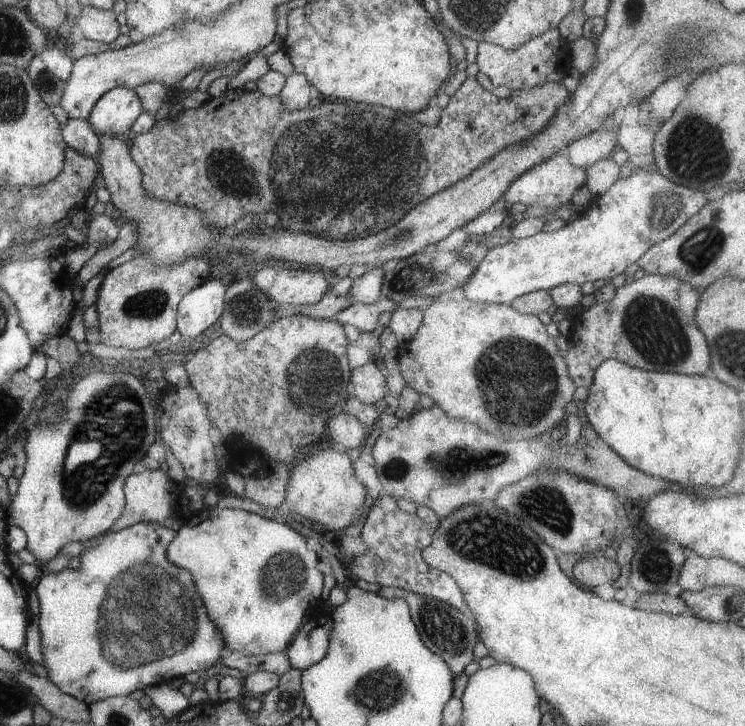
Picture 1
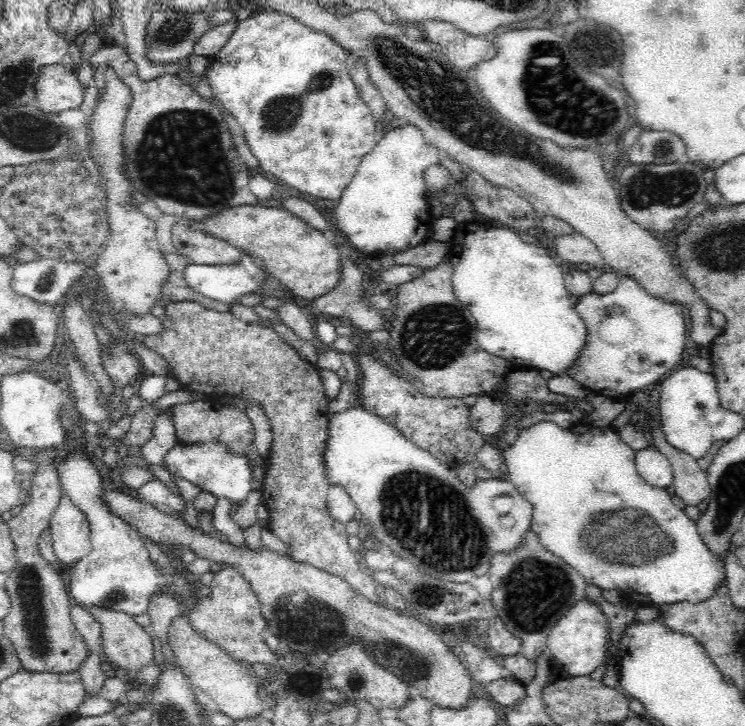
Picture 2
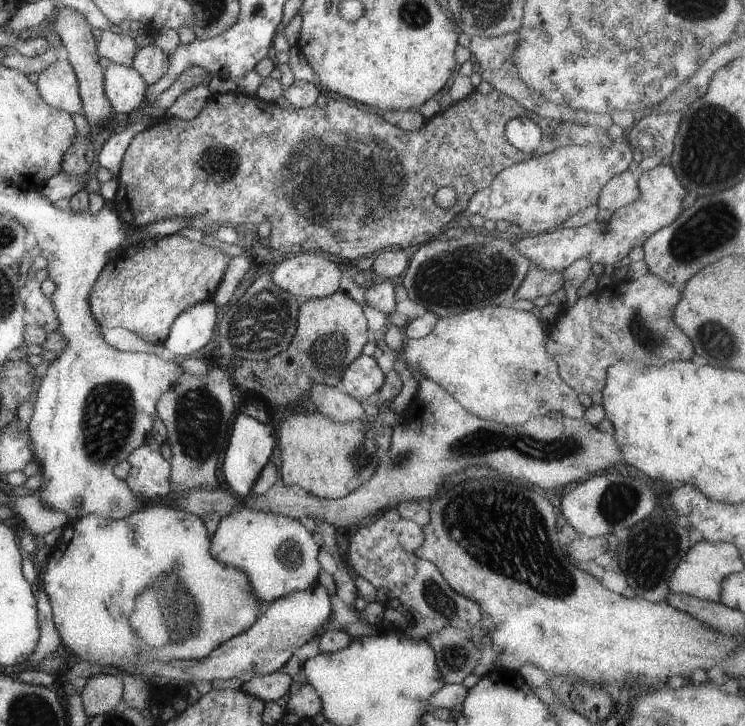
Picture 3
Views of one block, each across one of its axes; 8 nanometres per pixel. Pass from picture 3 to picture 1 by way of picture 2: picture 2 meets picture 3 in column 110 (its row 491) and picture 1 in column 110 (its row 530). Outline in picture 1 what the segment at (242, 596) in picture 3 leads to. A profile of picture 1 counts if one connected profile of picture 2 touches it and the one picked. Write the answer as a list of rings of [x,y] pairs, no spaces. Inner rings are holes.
[[[137,522],[99,535],[95,546],[85,548],[83,544],[78,570],[66,567],[56,574],[39,575],[31,587],[39,600],[42,666],[60,692],[88,706],[105,698],[127,696],[143,686],[168,683],[191,672],[204,673],[220,658],[225,642],[207,616],[191,572],[167,562],[167,546],[176,534],[176,526],[171,524],[163,527],[155,522]]]

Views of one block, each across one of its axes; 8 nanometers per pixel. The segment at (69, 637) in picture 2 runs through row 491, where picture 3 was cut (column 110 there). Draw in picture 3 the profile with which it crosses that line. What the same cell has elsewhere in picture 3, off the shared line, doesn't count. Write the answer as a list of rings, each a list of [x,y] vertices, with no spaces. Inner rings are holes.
[[[117,29],[102,30],[96,40],[96,51],[99,57],[107,58],[111,63],[126,67],[131,67],[137,48],[127,32]]]

